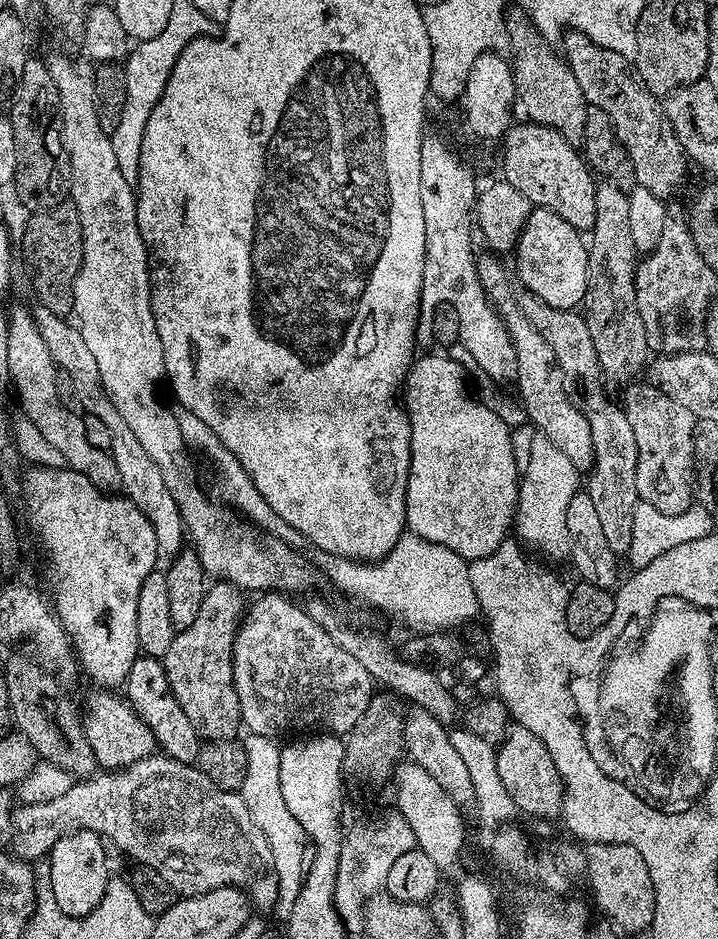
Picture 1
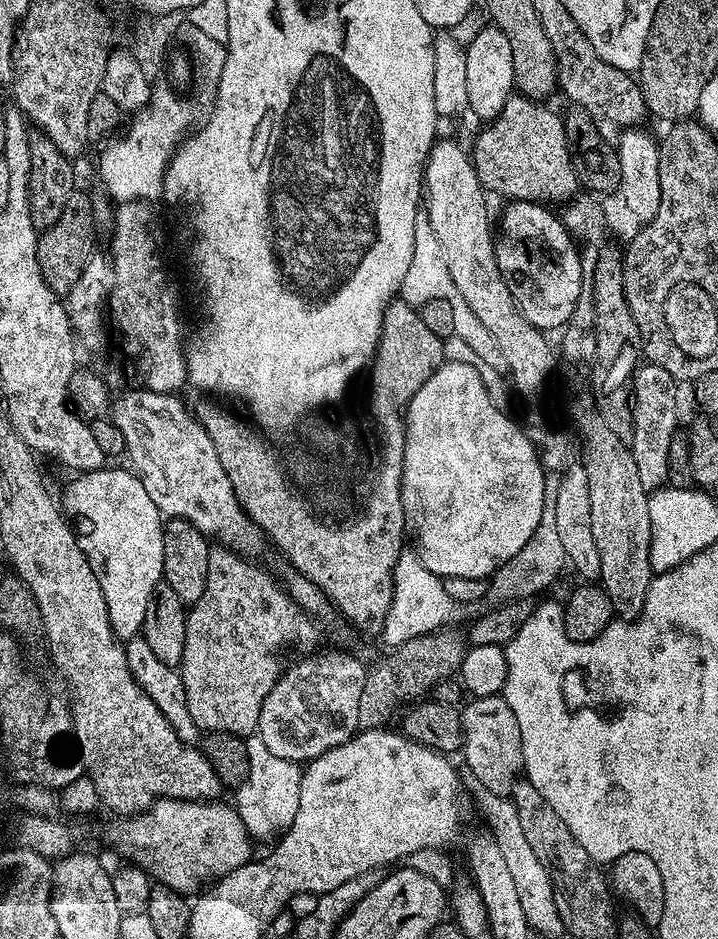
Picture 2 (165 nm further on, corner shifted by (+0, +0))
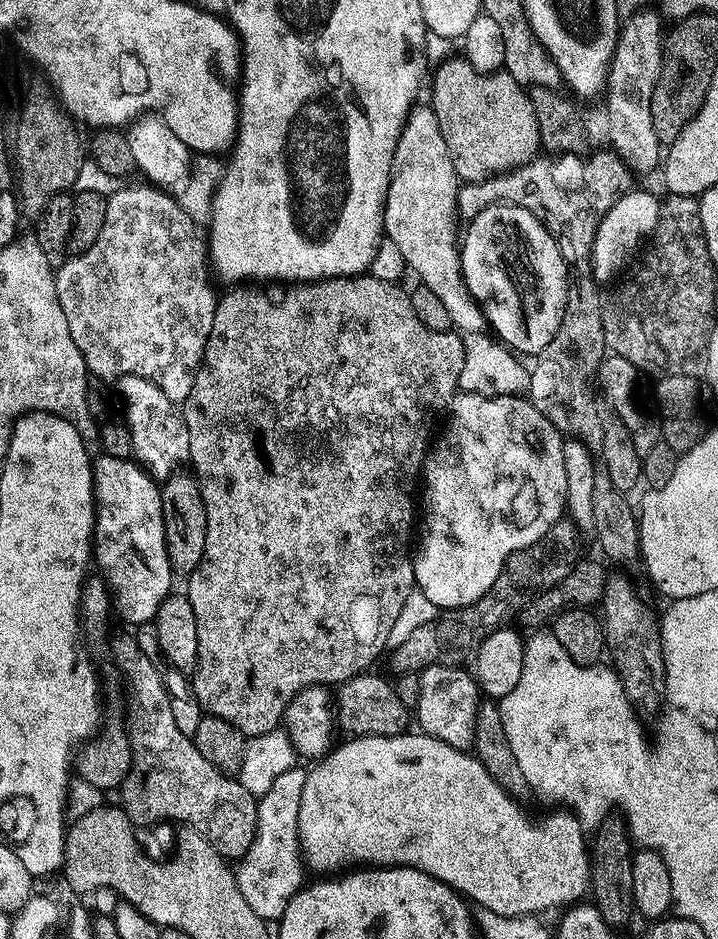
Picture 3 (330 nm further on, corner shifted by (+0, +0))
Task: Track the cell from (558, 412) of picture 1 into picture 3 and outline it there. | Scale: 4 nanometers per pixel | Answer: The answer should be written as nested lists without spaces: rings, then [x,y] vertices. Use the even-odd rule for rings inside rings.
[[[417,107],[409,115],[400,140],[396,144],[396,153],[392,159],[392,180],[388,183],[388,196],[384,199],[384,231],[387,239],[398,244],[407,267],[416,271],[416,280],[425,284],[434,295],[446,305],[453,325],[461,333],[479,332],[485,327],[486,320],[482,309],[472,296],[460,271],[460,244],[456,220],[458,211],[456,199],[460,194],[461,179],[454,170],[454,162],[450,158],[450,150],[446,150],[446,138],[438,126],[438,118],[431,107]]]

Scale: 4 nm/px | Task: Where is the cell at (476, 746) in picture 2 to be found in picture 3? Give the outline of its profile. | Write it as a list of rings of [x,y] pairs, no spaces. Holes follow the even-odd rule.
[[[439,663],[419,673],[421,694],[414,707],[414,720],[420,723],[419,731],[435,740],[465,750],[473,747],[476,738],[476,717],[482,703],[482,692],[475,676],[463,667],[447,668]]]

